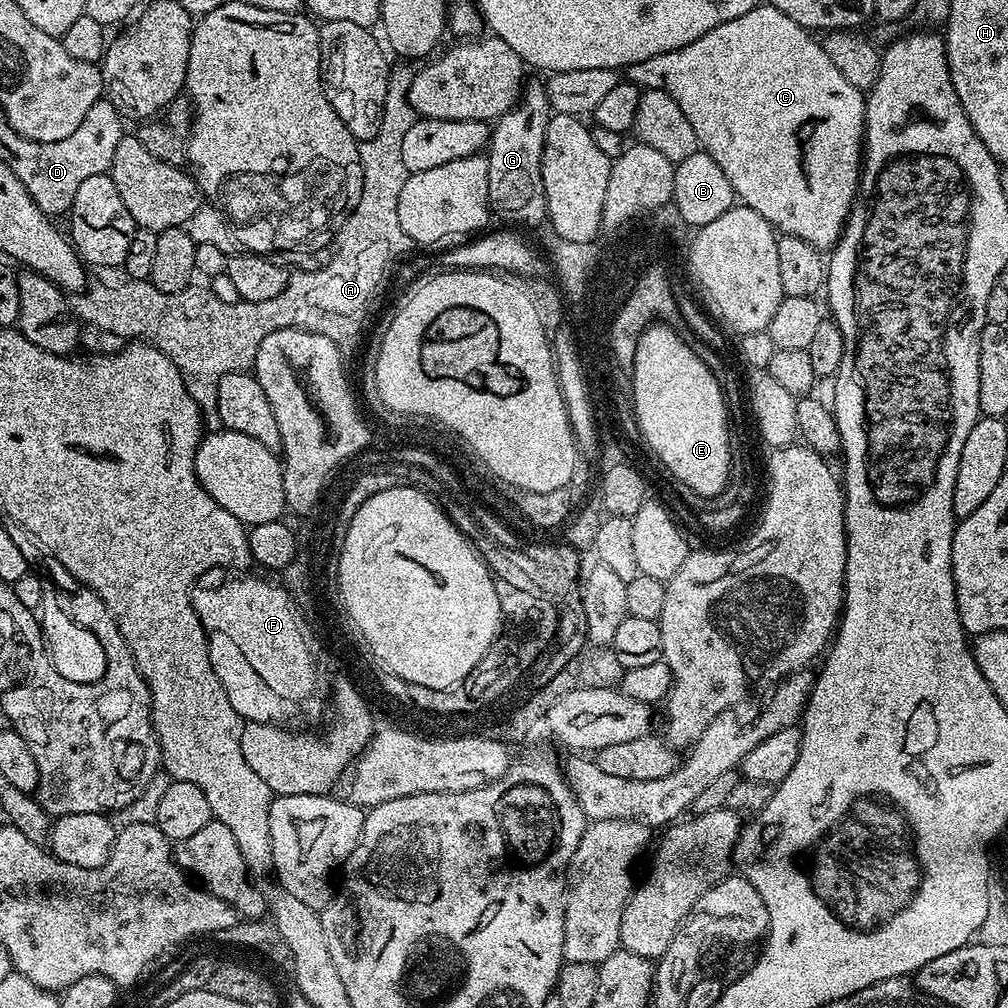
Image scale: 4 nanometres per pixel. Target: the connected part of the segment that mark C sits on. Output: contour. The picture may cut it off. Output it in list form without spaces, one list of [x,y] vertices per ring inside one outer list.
[[[762,2],[754,10],[742,14],[742,18],[722,22],[722,26],[710,30],[710,34],[702,34],[702,38],[698,38],[698,42],[690,42],[690,46],[670,50],[666,54],[654,54],[654,58],[646,58],[638,62],[633,65],[632,74],[635,74],[633,76],[635,83],[660,88],[666,94],[670,94],[674,102],[678,102],[678,107],[682,109],[682,114],[686,114],[690,126],[694,126],[694,134],[698,134],[701,149],[708,152],[710,158],[718,162],[718,166],[722,166],[722,174],[730,178],[735,199],[743,207],[762,214],[762,218],[766,218],[766,222],[771,224],[777,233],[797,236],[807,244],[813,244],[815,248],[828,250],[844,233],[844,223],[852,213],[852,204],[856,201],[856,190],[860,187],[866,96],[861,89],[850,86],[850,82],[846,82],[842,70],[838,70],[838,66],[830,62],[830,54],[826,54],[823,43],[812,36],[815,35],[809,29],[794,22],[794,18],[786,18],[786,14],[782,14],[782,10],[775,8],[772,3]]]

